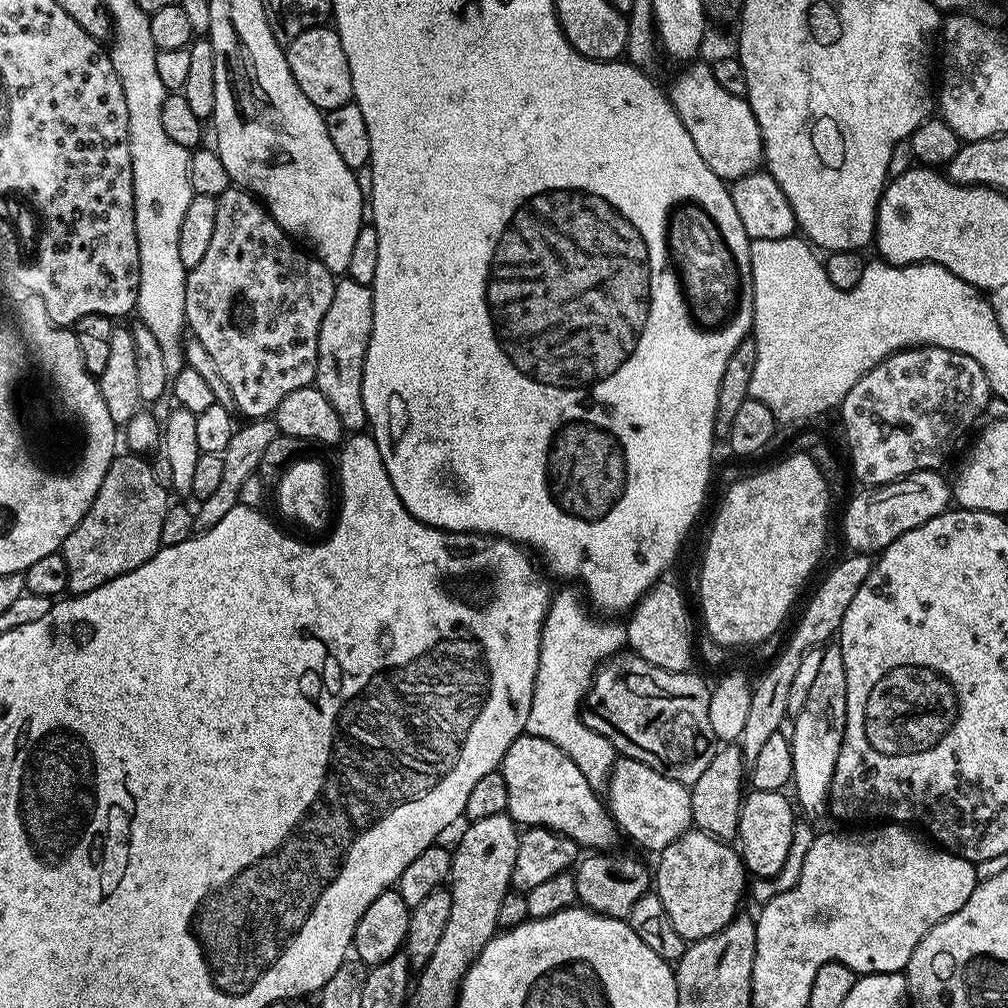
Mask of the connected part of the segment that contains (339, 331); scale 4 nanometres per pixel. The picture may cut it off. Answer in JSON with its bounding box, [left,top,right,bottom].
[314,278,374,434]

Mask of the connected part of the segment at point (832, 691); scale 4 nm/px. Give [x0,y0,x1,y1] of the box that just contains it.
[790,646,846,816]

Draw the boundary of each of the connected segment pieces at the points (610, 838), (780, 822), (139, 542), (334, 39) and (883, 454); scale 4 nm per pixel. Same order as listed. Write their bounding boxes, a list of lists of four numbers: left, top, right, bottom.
[[498,736,618,850],[738,790,794,878],[62,454,170,596],[286,26,352,113],[838,346,992,486]]

